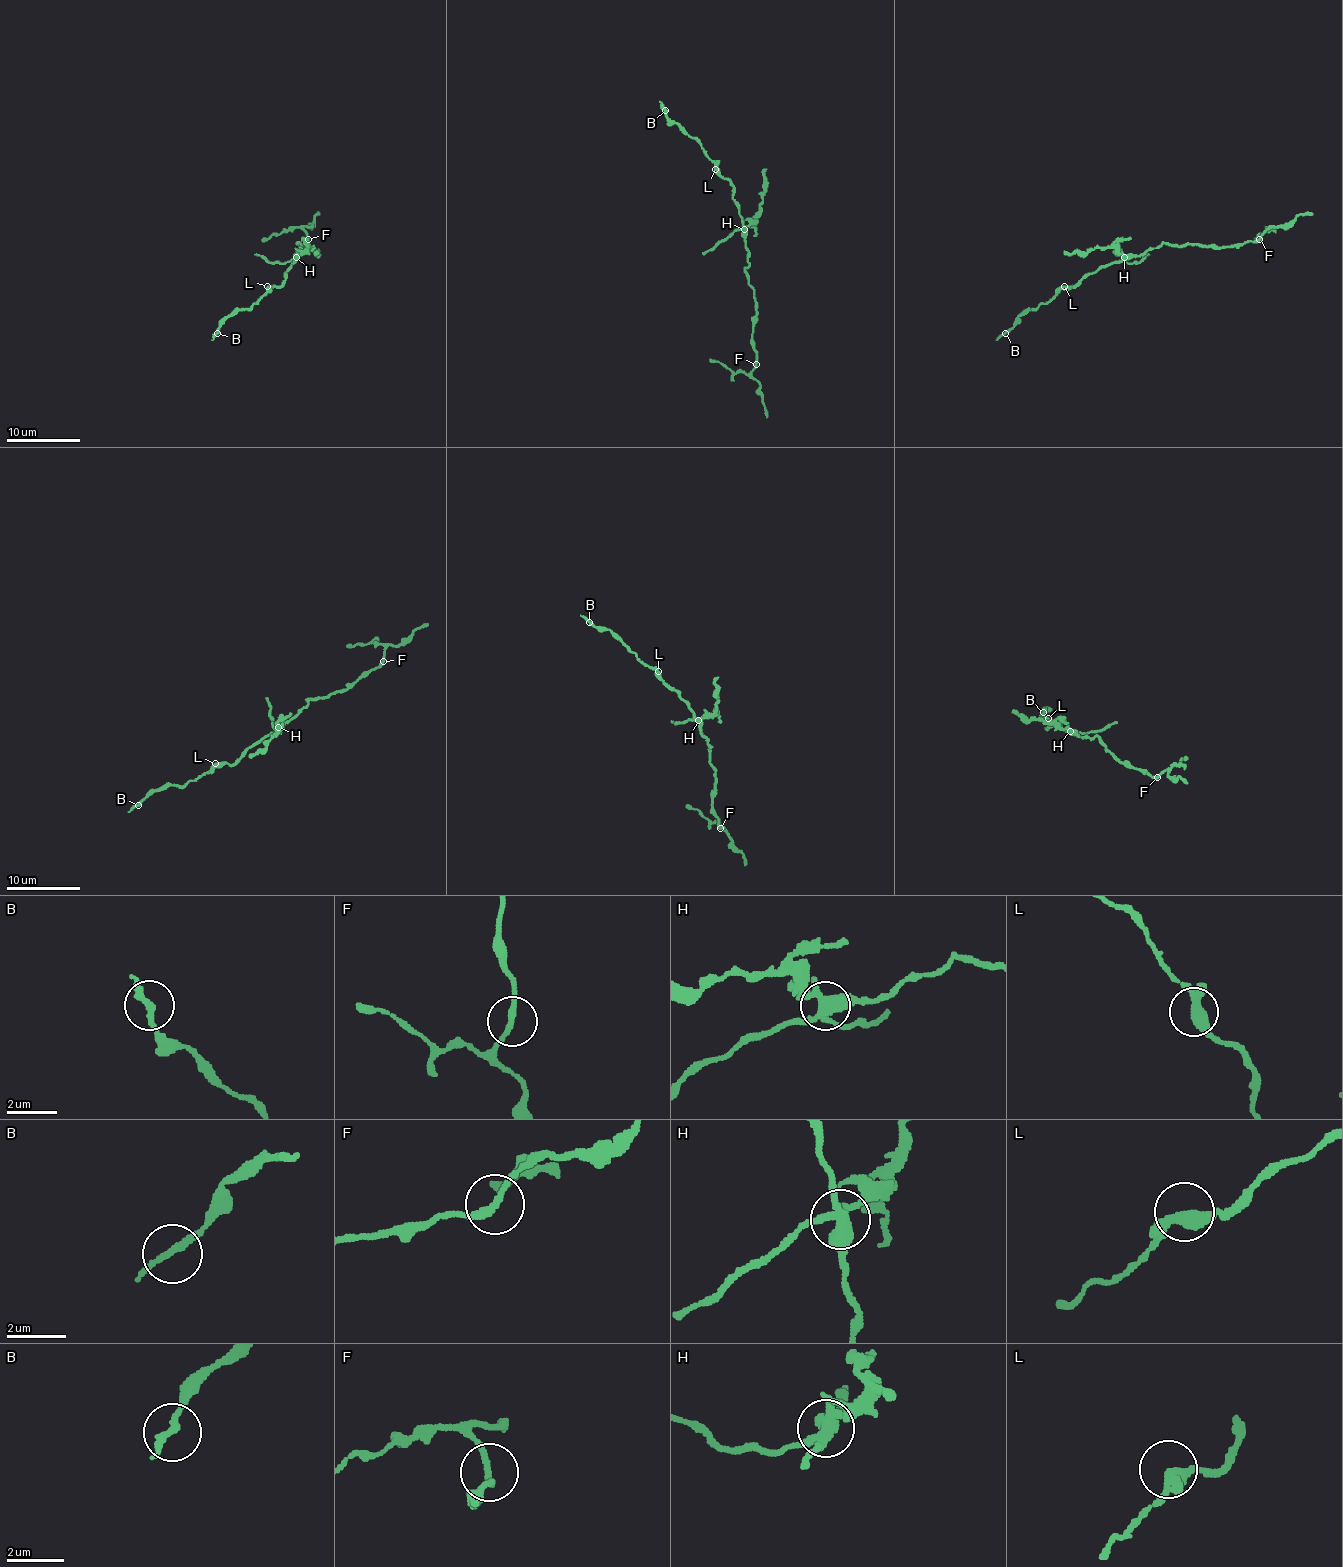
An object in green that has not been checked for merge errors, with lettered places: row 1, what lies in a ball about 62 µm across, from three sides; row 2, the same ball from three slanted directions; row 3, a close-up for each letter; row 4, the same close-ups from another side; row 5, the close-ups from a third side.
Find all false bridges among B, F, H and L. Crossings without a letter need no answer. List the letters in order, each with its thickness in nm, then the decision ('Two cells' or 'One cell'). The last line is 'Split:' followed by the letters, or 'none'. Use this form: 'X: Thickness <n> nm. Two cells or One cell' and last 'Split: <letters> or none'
B: Thickness 220 nm. One cell
F: Thickness 220 nm. Two cells
H: Thickness 400 nm. Two cells
L: Thickness 320 nm. One cell
Split: F, H

